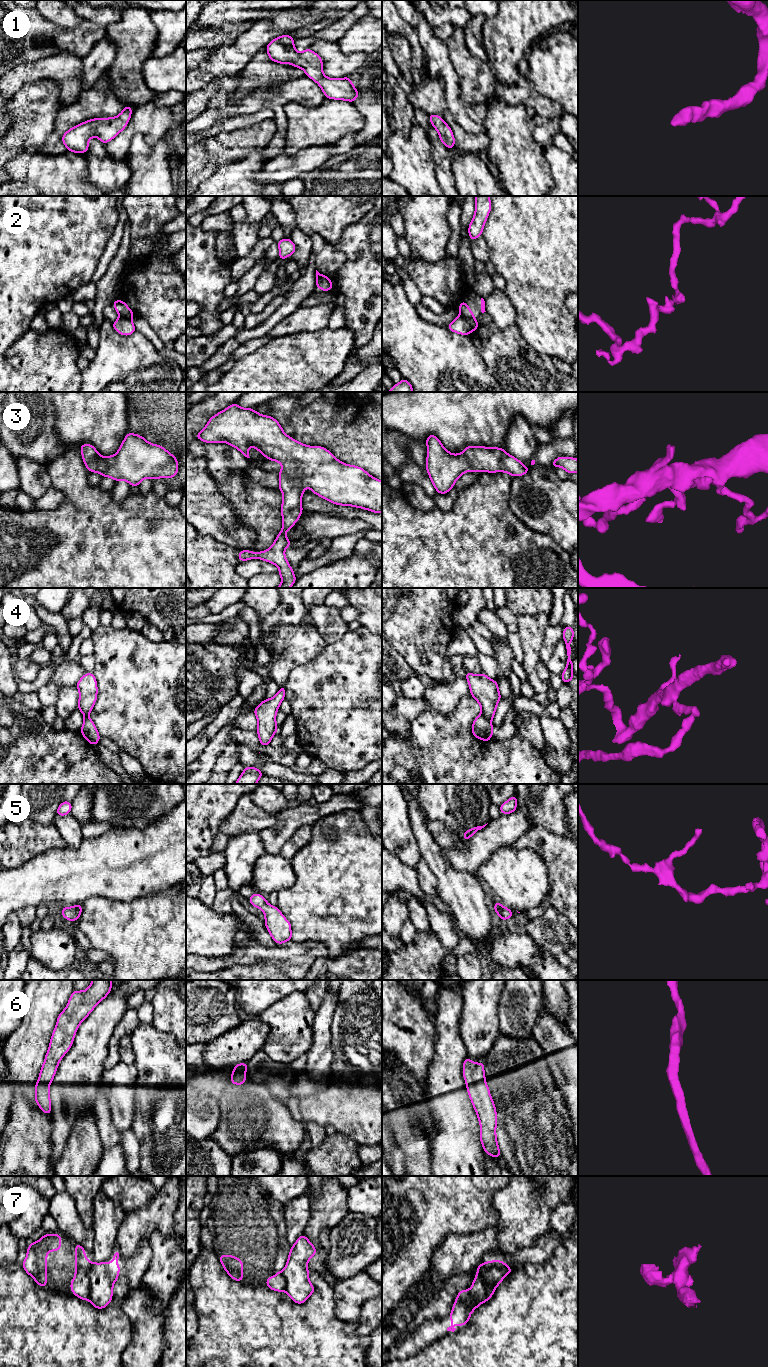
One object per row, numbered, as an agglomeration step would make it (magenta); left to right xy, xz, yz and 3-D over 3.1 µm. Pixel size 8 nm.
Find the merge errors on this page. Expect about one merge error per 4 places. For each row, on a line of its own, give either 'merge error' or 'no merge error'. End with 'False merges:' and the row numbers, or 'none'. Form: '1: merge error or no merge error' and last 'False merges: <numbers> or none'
1: no merge error
2: merge error
3: no merge error
4: merge error
5: no merge error
6: no merge error
7: merge error
False merges: 2, 4, 7

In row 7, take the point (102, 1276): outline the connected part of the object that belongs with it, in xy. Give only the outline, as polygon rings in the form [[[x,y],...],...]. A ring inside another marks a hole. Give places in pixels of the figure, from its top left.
[[[115,1249],[112,1263],[87,1264],[87,1277],[89,1280],[88,1300],[96,1309],[104,1309],[112,1300],[113,1285],[118,1279],[120,1265],[117,1260],[121,1257],[120,1251]]]

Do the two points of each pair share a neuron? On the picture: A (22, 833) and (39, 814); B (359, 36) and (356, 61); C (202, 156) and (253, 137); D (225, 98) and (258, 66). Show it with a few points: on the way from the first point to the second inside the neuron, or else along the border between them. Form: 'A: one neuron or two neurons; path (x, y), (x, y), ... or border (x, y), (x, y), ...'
A: two neurons; border (33, 820), (44, 824), (52, 823)
B: two neurons; border (336, 42), (343, 53), (367, 53), (369, 55)
C: one neuron; path (215, 152), (227, 146), (240, 143)
D: one neuron; path (235, 95), (254, 76)

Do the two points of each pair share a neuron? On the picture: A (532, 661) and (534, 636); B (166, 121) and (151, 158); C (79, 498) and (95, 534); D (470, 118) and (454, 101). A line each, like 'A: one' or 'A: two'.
A: one
B: two
C: one
D: one

